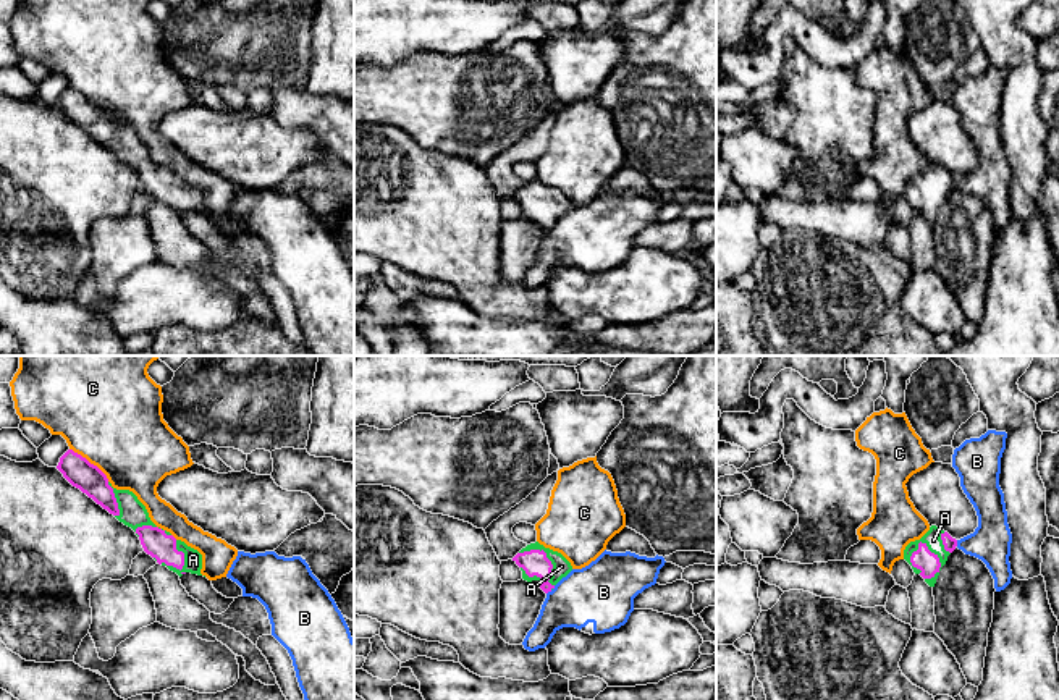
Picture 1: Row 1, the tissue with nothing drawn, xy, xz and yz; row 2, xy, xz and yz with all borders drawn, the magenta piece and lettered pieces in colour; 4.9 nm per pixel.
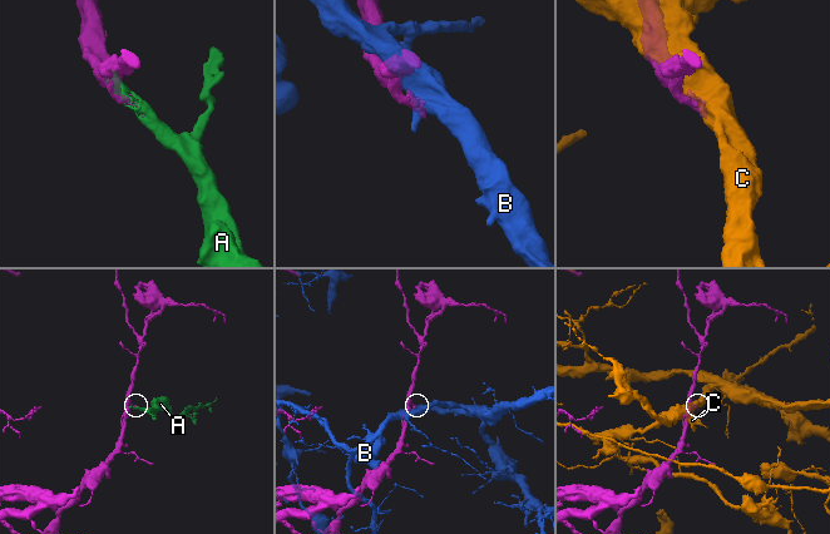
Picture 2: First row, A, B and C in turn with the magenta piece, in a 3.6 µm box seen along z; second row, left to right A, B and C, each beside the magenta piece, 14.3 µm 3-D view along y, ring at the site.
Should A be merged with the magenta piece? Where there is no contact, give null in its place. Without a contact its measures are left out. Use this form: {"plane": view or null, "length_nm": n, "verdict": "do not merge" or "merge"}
{"plane": "yz", "length_nm": 200, "verdict": "merge"}

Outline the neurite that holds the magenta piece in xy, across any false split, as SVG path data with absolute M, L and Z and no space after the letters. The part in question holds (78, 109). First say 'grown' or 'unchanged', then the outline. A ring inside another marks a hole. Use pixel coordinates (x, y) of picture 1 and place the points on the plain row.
grown | M68 87L60 95L57 107L73 124L131 165L139 175L144 189L158 202L167 204L179 215L186 210L202 213L202 192L184 179L176 178L170 170L157 165L133 129L113 126L97 103L73 87Z

